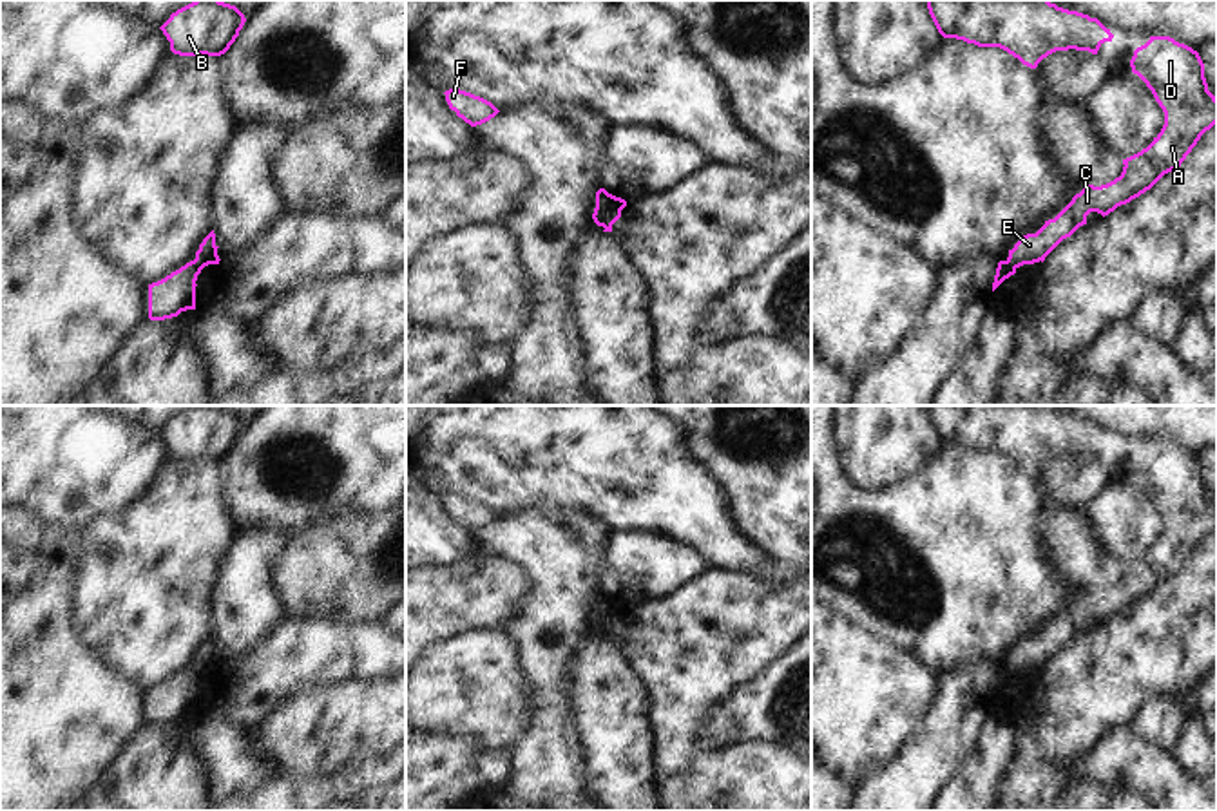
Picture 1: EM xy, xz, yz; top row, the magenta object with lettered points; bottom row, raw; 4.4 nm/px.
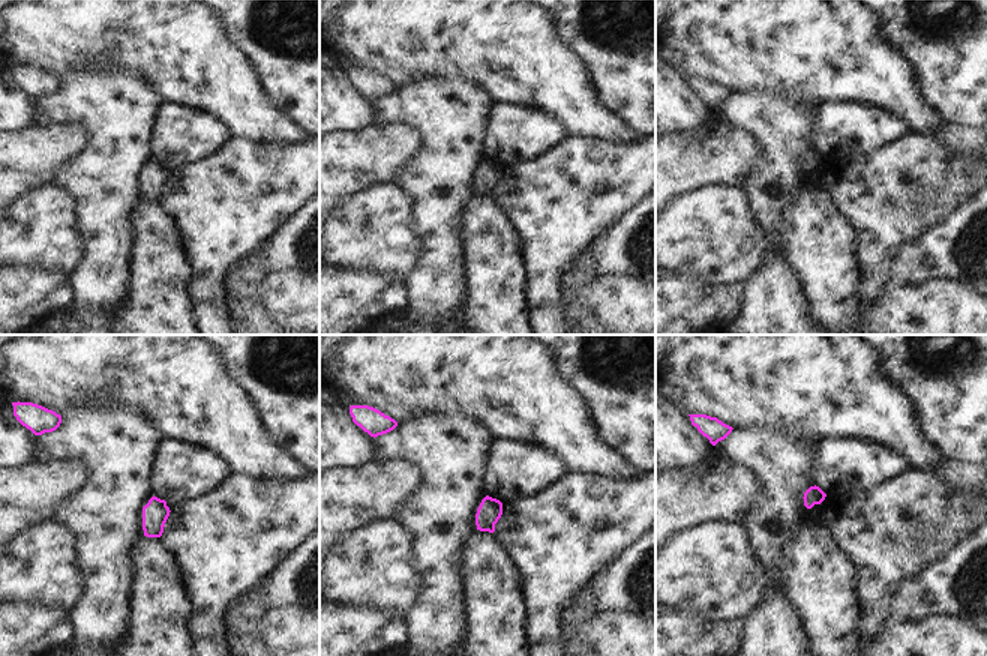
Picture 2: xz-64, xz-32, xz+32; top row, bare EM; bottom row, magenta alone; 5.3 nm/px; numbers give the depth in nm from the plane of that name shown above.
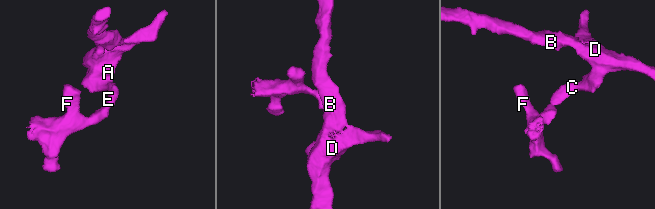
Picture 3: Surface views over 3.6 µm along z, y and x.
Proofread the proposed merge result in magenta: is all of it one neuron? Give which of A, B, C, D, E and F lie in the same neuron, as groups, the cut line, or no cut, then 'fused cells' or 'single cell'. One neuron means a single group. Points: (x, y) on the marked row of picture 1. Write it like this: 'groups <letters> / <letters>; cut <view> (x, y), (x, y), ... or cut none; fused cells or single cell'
groups A B C D E / F; cut xy (194, 259), (203, 267); fused cells

